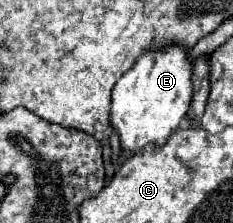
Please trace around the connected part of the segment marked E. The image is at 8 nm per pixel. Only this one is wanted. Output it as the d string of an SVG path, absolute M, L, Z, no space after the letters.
M169 44L139 56L133 68L117 80L111 100L111 126L117 128L123 150L135 154L147 144L167 142L169 134L179 128L189 110L193 96L191 74L193 62L189 60L189 48Z

